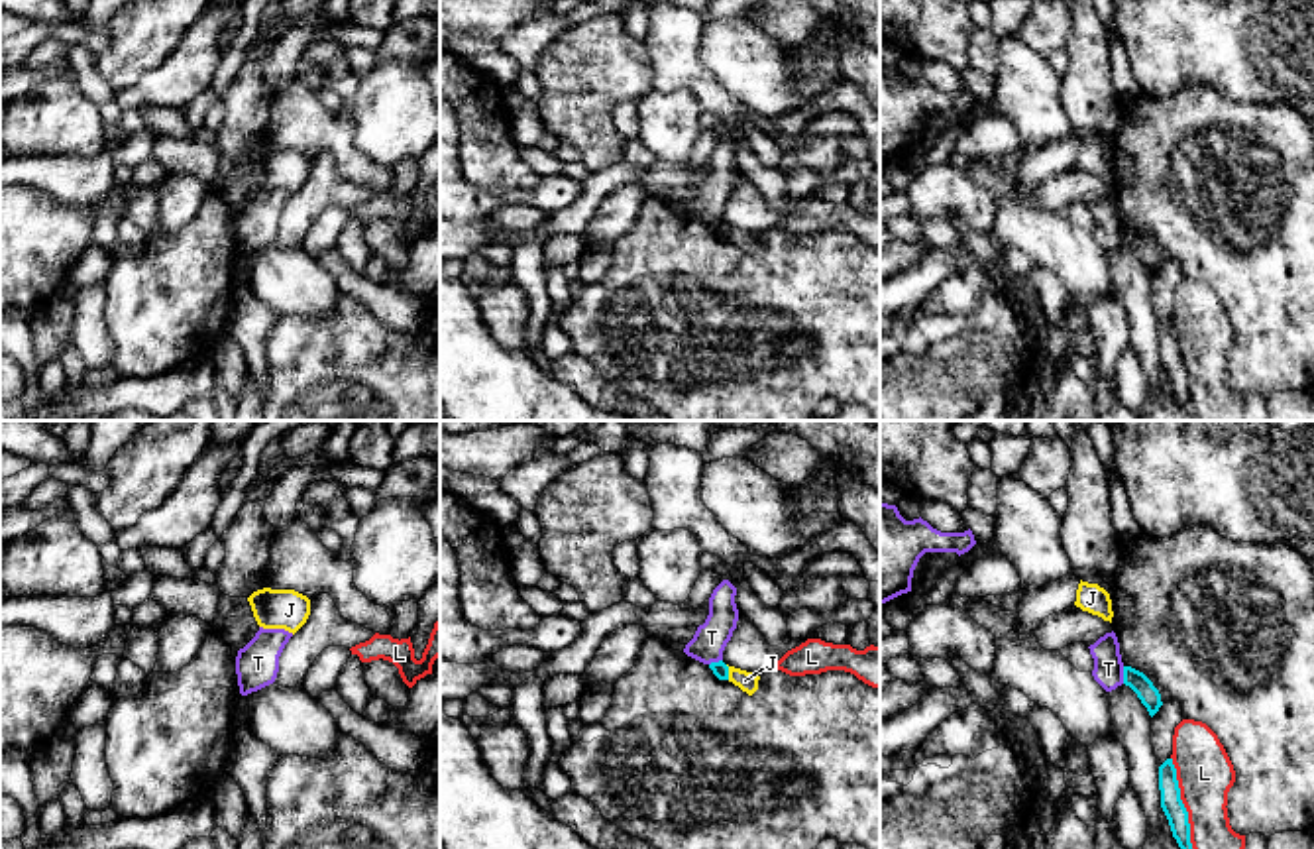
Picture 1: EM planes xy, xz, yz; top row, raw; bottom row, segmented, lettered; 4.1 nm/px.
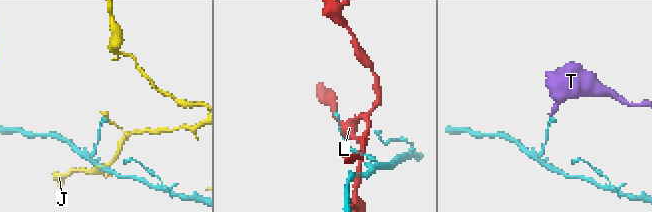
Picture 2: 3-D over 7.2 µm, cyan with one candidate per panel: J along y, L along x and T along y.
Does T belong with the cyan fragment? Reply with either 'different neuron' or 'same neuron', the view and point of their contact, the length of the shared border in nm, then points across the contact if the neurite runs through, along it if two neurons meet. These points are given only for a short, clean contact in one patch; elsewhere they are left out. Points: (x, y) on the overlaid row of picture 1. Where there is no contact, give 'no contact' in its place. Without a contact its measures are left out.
different neuron | yz (1124, 675) | 70 nm | along yz (1122, 667), (1124, 682)

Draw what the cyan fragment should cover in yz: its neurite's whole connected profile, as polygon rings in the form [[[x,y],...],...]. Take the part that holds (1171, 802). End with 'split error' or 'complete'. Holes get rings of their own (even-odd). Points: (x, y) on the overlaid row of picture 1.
[[[1167,759],[1159,766],[1159,790],[1161,790],[1161,808],[1169,820],[1173,837],[1177,839],[1180,849],[1192,849],[1188,812],[1180,800],[1180,788],[1173,759]]] | complete

